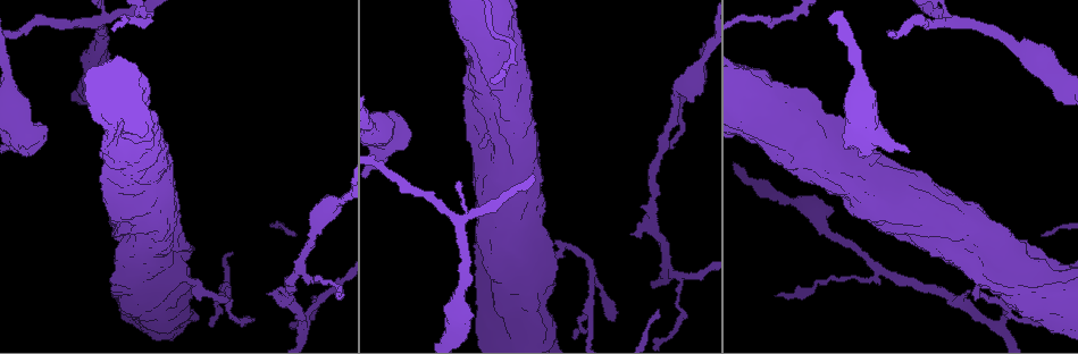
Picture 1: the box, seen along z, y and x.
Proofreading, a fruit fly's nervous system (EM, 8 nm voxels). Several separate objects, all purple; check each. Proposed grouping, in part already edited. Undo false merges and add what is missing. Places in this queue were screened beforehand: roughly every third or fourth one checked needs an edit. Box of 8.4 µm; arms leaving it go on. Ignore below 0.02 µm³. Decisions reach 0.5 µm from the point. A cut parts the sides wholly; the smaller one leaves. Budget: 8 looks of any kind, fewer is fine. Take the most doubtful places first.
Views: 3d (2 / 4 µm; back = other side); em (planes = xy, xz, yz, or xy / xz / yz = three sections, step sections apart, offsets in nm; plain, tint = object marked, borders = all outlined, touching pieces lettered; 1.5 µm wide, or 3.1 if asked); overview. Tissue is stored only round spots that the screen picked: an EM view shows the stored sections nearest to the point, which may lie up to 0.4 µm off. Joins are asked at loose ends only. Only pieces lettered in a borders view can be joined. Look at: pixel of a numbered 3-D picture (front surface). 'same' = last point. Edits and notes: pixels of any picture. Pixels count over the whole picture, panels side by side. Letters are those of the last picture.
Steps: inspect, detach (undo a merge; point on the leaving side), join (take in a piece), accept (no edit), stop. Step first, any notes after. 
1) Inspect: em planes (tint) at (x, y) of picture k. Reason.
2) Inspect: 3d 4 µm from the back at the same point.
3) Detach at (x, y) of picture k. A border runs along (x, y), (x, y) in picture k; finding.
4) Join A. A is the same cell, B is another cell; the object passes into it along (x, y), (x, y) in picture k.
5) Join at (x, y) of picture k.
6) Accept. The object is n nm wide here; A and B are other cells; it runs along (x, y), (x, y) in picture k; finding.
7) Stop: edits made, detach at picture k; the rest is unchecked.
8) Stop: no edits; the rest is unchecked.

Inspect: 3d 4 µm at (392, 111) of picture 1. Stops while still wide.

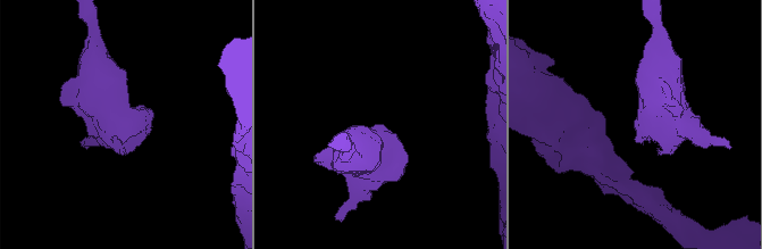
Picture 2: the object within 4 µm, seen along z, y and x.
Inspect: em planes (tint) at (380, 125) of picture 2. Shape alone is not enough.

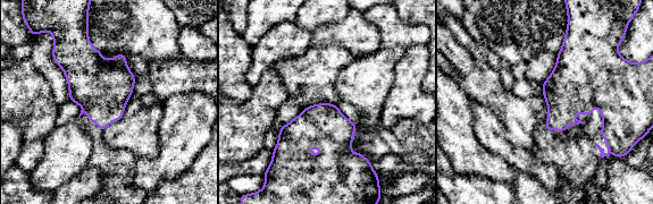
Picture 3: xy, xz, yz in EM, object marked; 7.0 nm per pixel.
Inspect: em planes (borders) at the same point.

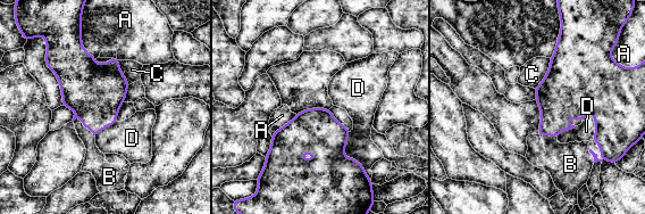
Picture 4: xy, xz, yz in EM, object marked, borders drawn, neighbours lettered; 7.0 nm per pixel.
Join B. B is the same cell, A, C and D are other cells; the object passes into it along (97, 92), (84, 125), (93, 159) in picture 4; it goes on there.

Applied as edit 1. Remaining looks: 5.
Inspect: overview. See it whole again.

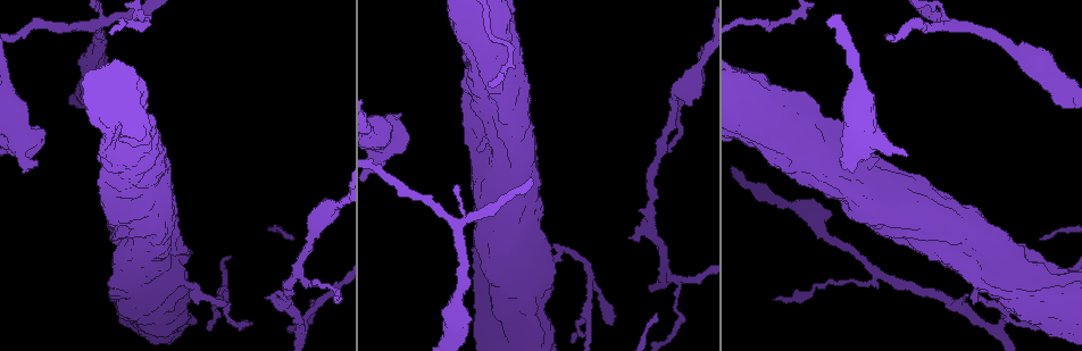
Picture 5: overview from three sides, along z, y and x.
Inspect: 3d 4 µm at (824, 177) of picture 5. Sudden change in width.

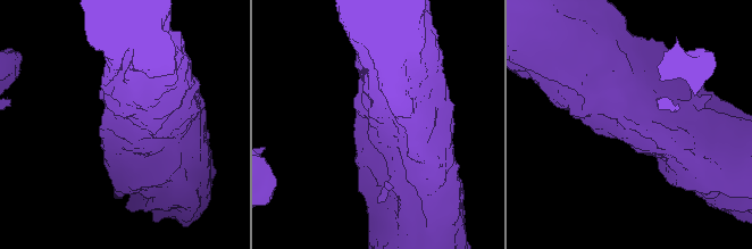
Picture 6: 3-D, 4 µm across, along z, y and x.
Inspect: em planes (tint) at (636, 123) of picture 6. Need the tissue.

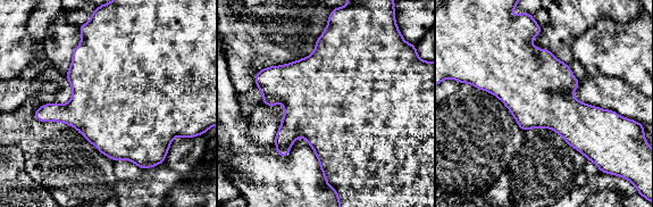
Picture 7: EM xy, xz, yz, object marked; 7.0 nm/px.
Inspect: em planes (borders) at the same point.

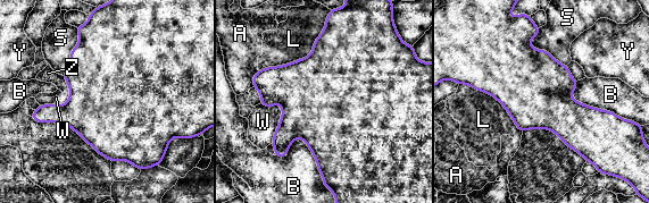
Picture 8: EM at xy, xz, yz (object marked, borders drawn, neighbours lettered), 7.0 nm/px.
Accept. A, B, L, S, W, Y and Z are other cells; all the same neuron.

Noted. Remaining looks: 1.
Stop: edits made, join at picture 4; the rest is unchecked.

